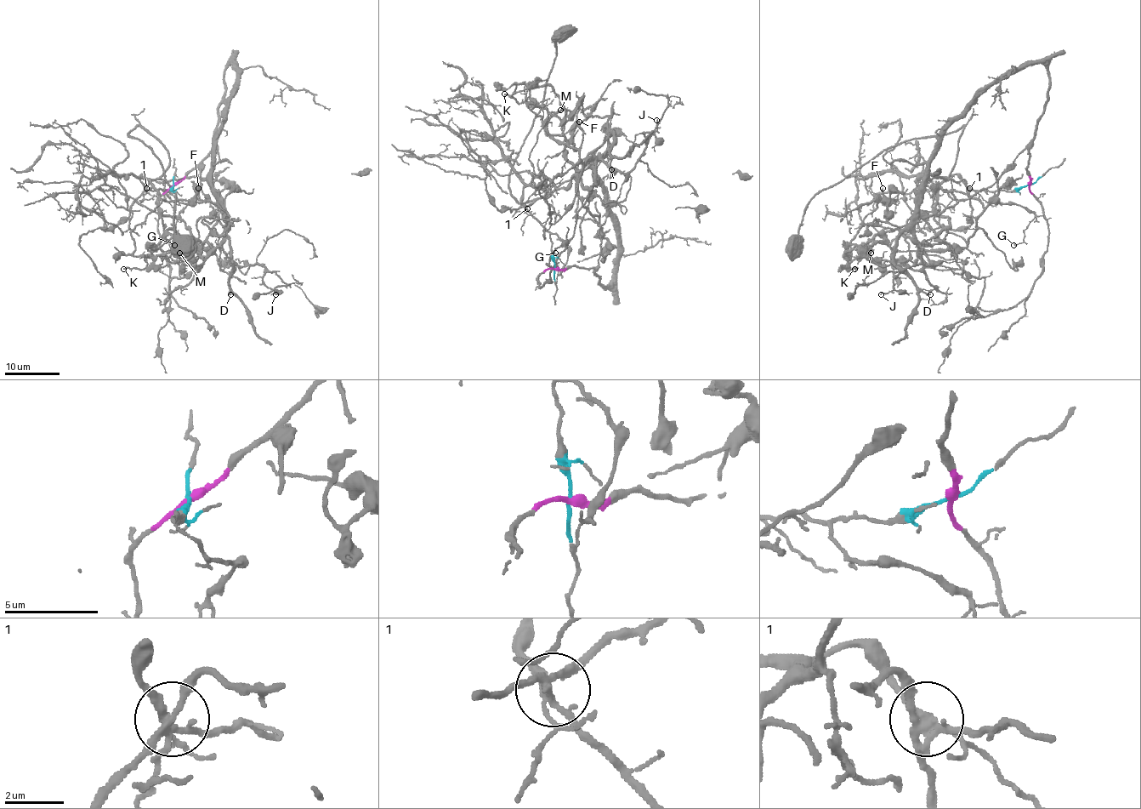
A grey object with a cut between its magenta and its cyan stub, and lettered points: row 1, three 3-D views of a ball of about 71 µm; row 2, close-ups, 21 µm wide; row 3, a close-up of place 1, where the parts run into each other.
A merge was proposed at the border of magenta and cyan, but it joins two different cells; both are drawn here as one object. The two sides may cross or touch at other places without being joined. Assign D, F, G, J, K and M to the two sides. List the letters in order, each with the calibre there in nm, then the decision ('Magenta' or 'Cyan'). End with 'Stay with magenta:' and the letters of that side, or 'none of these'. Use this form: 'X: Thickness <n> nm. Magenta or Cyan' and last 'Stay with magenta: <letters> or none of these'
D: Thickness 190 nm. Magenta
F: Thickness 160 nm. Cyan
G: Thickness 130 nm. Cyan
J: Thickness 120 nm. Magenta
K: Thickness 200 nm. Magenta
M: Thickness 200 nm. Cyan
Stay with magenta: D, J, K

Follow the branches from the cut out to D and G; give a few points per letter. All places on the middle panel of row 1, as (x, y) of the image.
D: (554, 268), (594, 269), (605, 288), (612, 280), (616, 224), (593, 168), (607, 150), (612, 133), (611, 168)
G: (554, 268), (552, 233), (567, 248), (565, 265), (559, 273), (554, 253)

